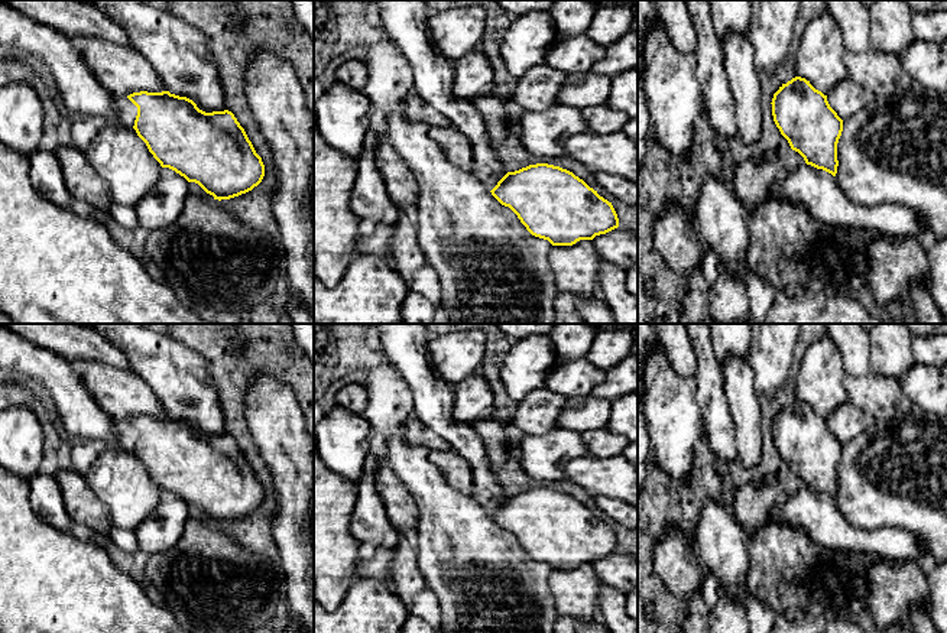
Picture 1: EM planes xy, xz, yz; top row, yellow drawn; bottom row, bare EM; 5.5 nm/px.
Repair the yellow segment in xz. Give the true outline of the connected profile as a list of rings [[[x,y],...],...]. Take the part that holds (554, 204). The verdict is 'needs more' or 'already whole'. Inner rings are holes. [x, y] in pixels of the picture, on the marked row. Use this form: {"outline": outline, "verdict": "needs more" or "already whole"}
{"outline": [[[536,163],[507,172],[490,192],[518,215],[532,236],[548,240],[552,246],[573,246],[619,227],[612,202],[573,172],[560,166]]], "verdict": "already whole"}

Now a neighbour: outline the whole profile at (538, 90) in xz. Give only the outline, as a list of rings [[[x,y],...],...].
[[[536,65],[518,78],[513,101],[523,110],[539,113],[558,104],[567,74],[548,65]]]

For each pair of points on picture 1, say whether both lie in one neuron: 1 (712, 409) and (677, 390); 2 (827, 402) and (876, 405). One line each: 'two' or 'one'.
1: two
2: two

